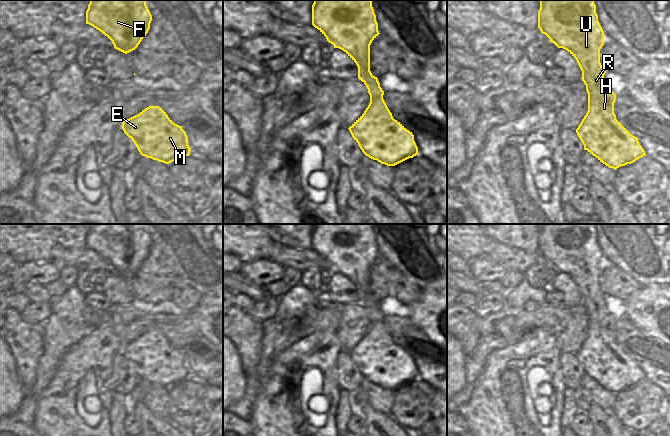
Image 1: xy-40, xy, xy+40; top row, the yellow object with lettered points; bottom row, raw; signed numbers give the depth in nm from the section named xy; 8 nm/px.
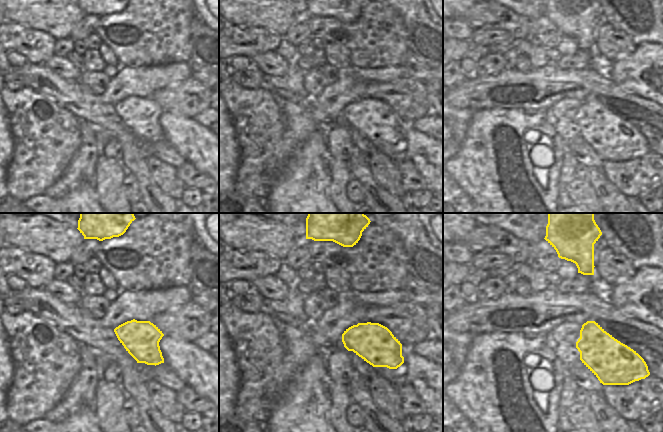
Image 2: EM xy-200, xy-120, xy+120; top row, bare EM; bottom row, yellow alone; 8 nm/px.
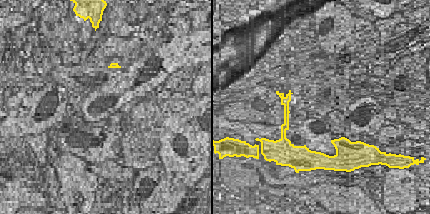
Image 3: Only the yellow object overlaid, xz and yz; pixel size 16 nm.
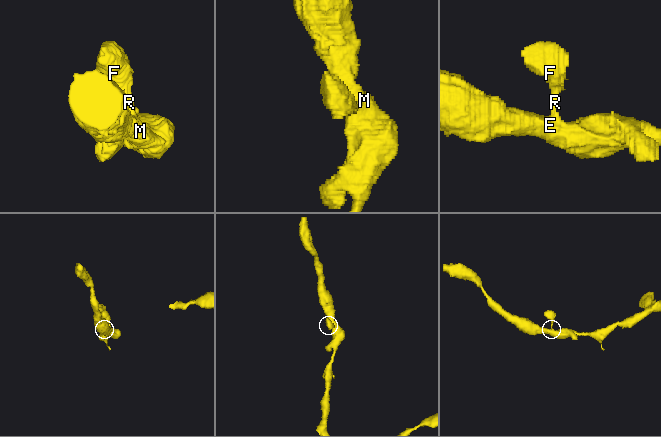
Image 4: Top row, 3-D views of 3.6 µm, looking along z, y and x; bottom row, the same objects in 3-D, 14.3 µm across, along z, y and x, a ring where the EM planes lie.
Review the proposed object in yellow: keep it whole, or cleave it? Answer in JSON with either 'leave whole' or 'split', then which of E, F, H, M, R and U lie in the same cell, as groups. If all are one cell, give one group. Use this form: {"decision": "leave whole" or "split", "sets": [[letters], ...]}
{"decision": "leave whole", "sets": [["E", "F", "H", "M", "R", "U"]]}

